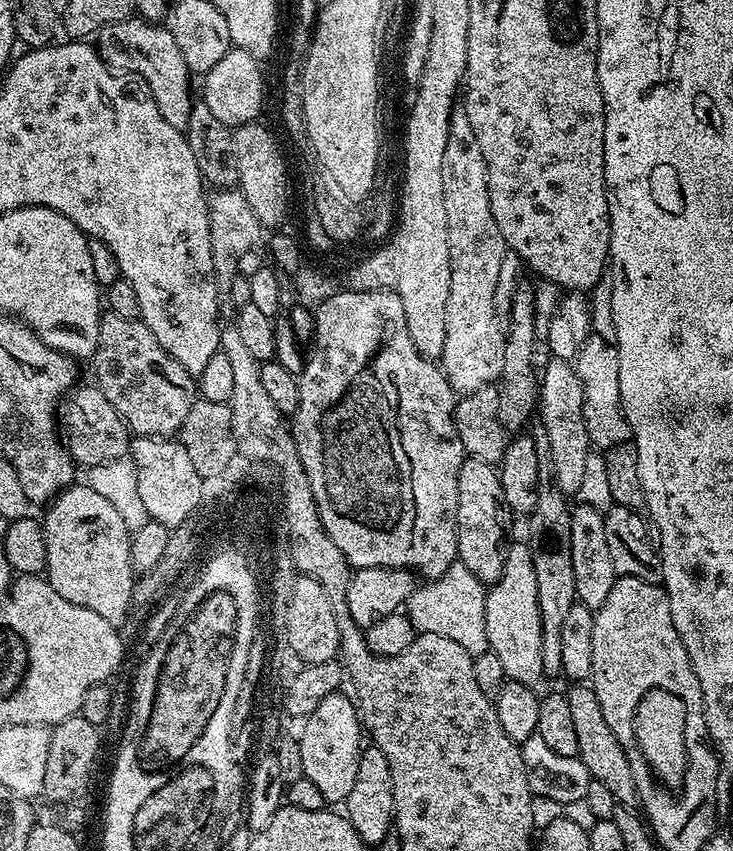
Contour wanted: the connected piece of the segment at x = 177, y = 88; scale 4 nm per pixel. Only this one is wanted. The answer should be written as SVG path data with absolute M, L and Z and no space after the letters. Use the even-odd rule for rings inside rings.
M129 18L115 25L110 35L120 43L122 51L128 55L133 64L135 75L148 83L150 94L162 110L162 118L170 122L170 126L184 130L190 122L190 110L194 103L192 97L193 73L188 71L186 58L182 58L182 50L178 50L178 42L174 42L171 27L153 26L139 18ZM164 27L164 28L160 28Z

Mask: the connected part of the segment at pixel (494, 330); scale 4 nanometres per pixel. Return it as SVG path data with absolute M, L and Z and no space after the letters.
M460 110L452 113L450 134L446 138L446 151L442 153L442 194L446 198L446 226L450 230L450 298L446 298L446 342L442 346L442 354L438 358L438 364L444 377L450 382L452 391L457 394L467 394L495 385L502 374L506 332L502 327L501 317L500 320L496 317L496 287L500 284L500 271L504 268L506 245L502 238L502 230L498 230L498 222L494 222L494 214L490 214L488 171L486 170L486 162L482 158L482 150L478 150L478 138L474 138L474 130L470 130L470 118L466 118L463 111Z

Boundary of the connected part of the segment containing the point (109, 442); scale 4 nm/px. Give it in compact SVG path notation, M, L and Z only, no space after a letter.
M95 386L77 387L68 393L58 412L58 428L62 433L64 447L77 465L91 466L102 462L125 459L130 452L130 433L123 418L106 402L106 398Z

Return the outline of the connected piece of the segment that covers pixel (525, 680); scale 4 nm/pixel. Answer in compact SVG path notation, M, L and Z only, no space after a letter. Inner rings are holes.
M513 541L509 545L502 574L495 584L487 589L484 605L489 651L498 656L508 680L535 687L544 676L541 654L541 650L544 649L544 634L532 549L525 541Z

